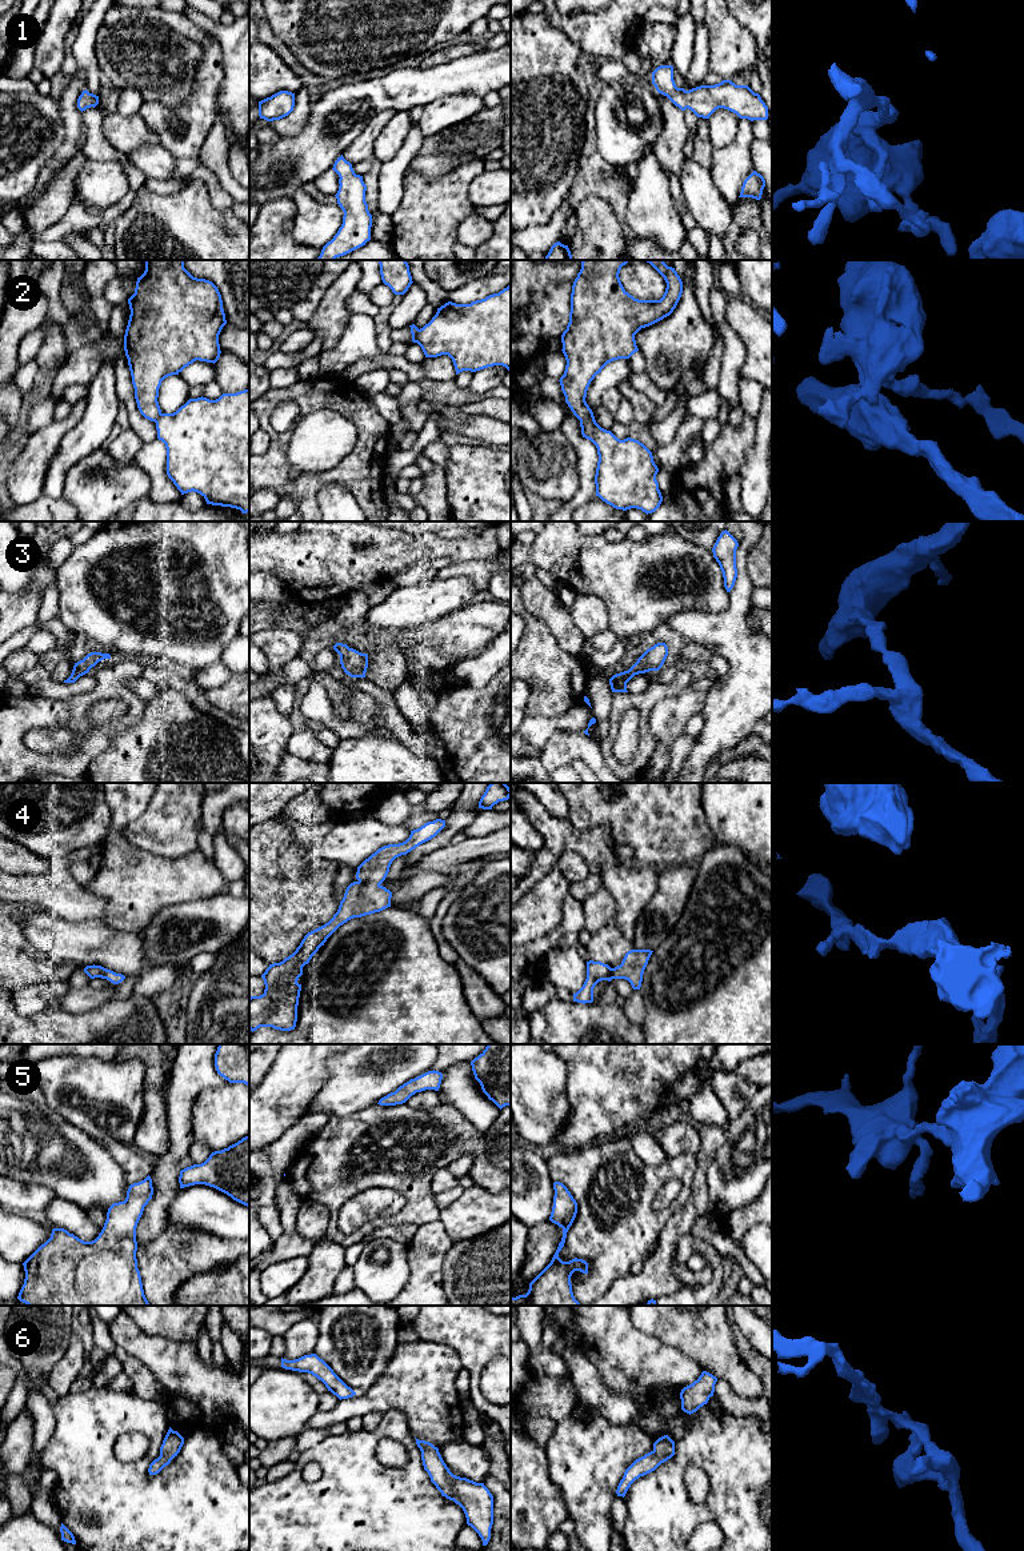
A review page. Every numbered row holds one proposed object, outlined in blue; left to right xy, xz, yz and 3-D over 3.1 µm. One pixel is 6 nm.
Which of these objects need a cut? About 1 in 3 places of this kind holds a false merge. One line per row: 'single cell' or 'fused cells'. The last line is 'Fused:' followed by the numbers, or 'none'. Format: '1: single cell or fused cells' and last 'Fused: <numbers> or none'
1: single cell
2: fused cells
3: single cell
4: single cell
5: single cell
6: single cell
Fused: 2

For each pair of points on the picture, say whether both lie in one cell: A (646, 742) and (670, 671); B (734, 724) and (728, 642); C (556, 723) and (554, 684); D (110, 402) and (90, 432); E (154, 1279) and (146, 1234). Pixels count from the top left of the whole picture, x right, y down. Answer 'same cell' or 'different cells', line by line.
A: different cells
B: same cell
C: different cells
D: same cell
E: different cells

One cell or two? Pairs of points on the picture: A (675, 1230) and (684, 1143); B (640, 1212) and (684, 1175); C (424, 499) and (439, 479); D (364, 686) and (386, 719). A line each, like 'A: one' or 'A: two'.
A: two
B: one
C: one
D: one

